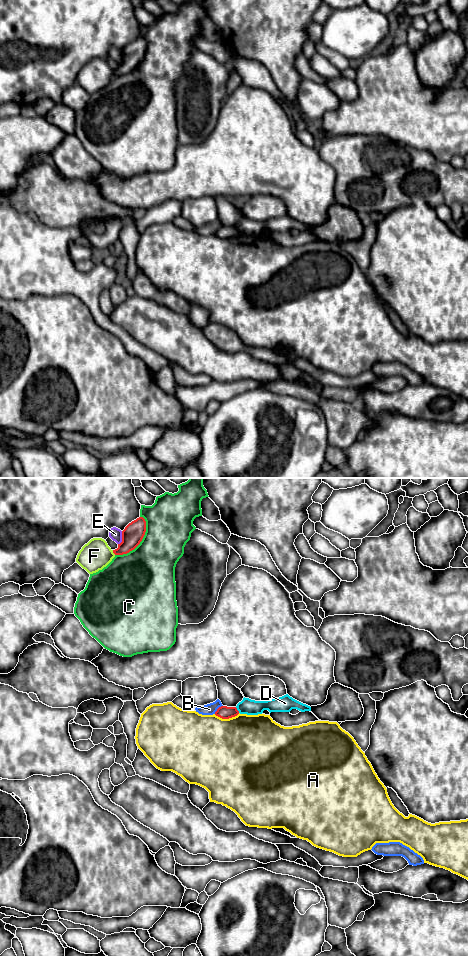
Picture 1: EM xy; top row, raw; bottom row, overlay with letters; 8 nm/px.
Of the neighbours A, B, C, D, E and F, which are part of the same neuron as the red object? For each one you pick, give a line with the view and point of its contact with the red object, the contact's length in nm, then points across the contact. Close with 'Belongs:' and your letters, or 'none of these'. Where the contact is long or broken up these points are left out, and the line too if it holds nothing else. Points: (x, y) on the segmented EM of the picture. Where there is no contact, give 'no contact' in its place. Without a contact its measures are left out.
Belongs: none of these

